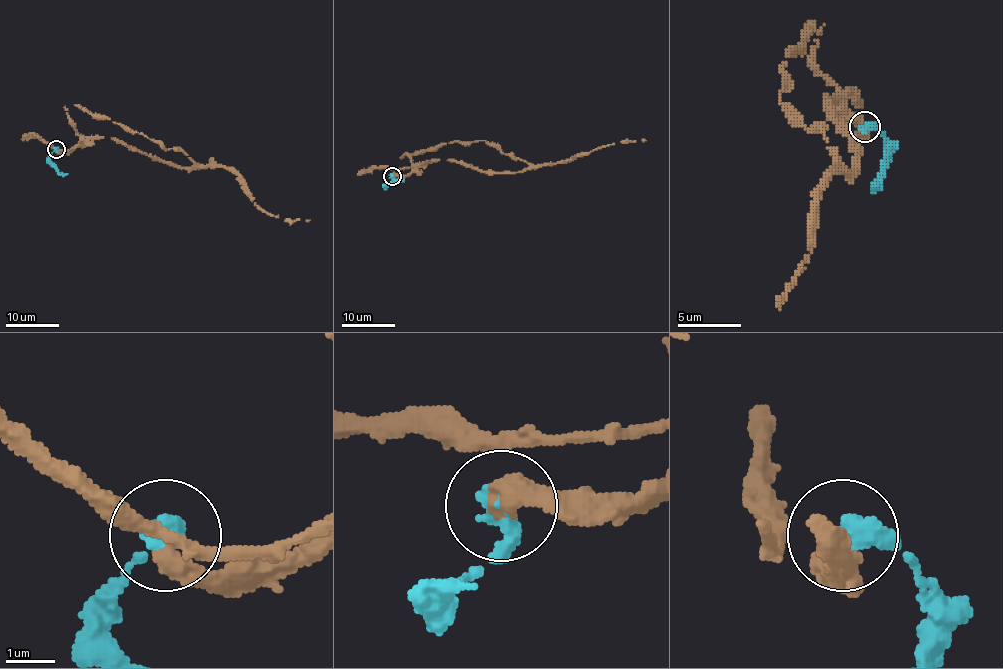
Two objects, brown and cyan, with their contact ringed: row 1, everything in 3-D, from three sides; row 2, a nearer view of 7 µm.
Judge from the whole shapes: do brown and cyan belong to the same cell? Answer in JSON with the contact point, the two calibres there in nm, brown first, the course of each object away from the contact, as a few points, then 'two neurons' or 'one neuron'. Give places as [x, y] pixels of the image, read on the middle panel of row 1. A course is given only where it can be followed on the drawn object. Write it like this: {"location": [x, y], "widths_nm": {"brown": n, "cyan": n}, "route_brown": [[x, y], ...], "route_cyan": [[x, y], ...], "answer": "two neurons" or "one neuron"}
{"location": [392, 176], "widths_nm": {"brown": 320, "cyan": 480}, "route_brown": [[392, 176], [415, 167], [402, 156], [446, 143], [484, 140], [532, 165], [565, 163], [621, 142], [646, 140]], "route_cyan": [[392, 176], [386, 185], [404, 179]], "answer": "one neuron"}

